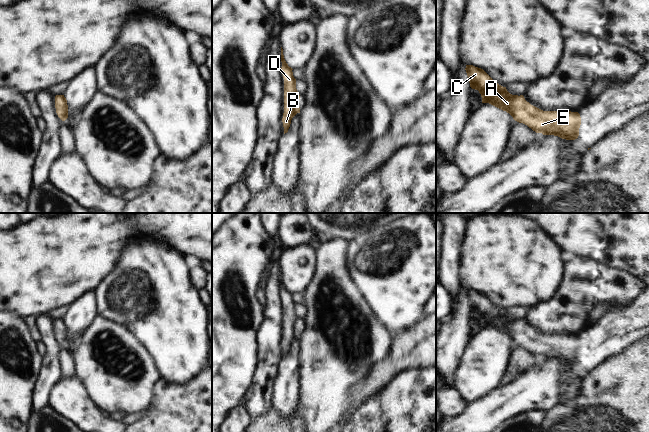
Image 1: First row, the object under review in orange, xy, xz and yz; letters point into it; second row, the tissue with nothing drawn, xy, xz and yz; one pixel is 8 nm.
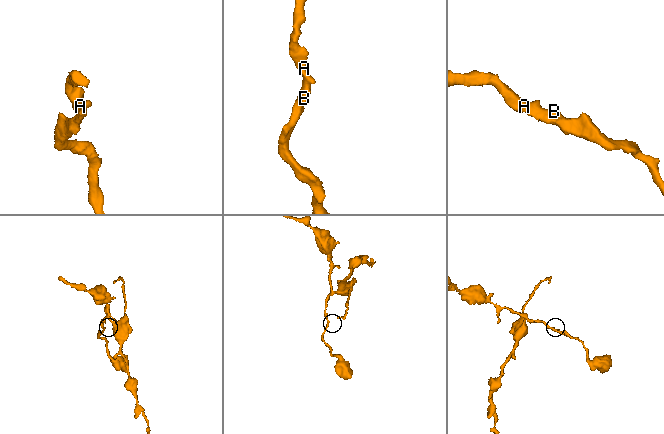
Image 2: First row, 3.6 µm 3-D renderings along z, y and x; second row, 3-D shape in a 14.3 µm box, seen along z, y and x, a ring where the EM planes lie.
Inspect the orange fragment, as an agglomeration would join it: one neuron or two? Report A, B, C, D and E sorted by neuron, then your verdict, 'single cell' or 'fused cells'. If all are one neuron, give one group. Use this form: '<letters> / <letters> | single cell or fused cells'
A B C D E | single cell

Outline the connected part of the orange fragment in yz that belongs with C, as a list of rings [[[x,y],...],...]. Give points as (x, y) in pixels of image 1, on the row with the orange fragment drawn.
[[[466,65],[465,70],[470,87],[479,91],[482,103],[506,111],[515,121],[527,125],[536,133],[566,140],[578,138],[581,125],[578,112],[543,111],[527,102],[523,95],[510,94],[506,87],[499,85],[483,69]]]

